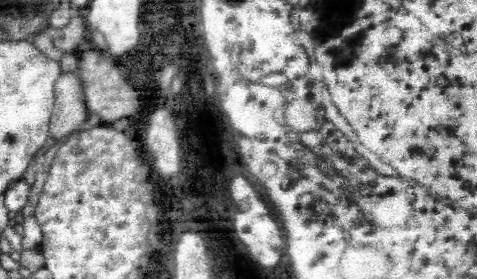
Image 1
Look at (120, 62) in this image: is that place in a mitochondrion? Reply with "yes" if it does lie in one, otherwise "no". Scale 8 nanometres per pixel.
no

